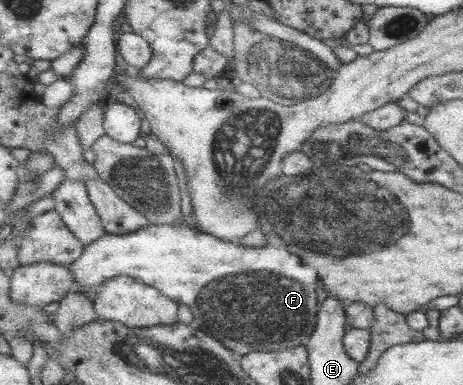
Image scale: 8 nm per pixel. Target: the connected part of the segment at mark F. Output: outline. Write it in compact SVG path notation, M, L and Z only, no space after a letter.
M150 223L124 235L106 233L86 245L82 255L68 266L76 283L73 290L80 293L81 287L96 292L107 279L122 274L155 287L162 295L190 308L193 320L189 325L221 341L238 356L254 350L270 352L305 346L317 322L318 303L314 289L318 276L315 269L298 255L286 251L285 247L241 246L225 242L194 231L186 224Z

